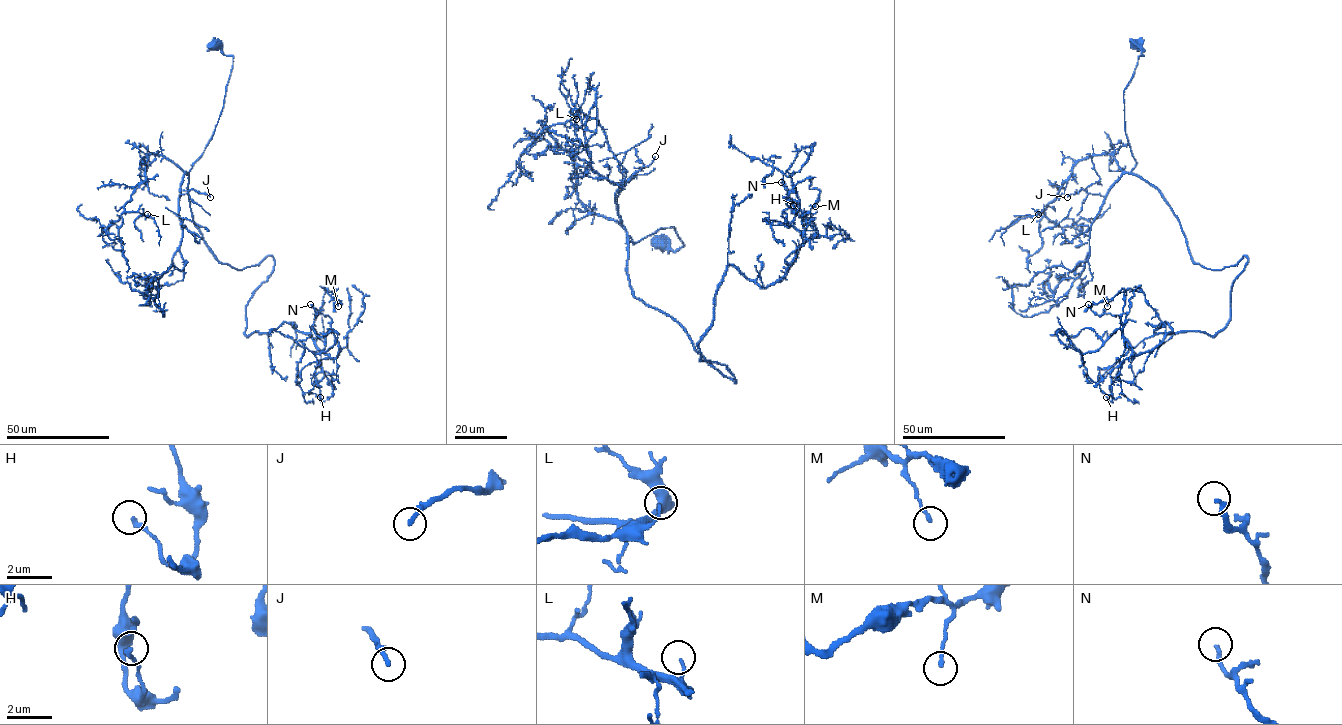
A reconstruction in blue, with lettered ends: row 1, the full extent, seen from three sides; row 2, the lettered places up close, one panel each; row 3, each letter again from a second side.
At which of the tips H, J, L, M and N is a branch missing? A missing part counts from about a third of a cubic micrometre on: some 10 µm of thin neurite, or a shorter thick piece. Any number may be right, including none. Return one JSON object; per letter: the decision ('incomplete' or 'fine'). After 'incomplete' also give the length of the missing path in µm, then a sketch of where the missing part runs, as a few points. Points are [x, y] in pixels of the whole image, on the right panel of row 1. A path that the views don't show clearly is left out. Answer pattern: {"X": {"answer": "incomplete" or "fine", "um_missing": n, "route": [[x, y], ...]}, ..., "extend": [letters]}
{"H": {"answer": "fine"}, "J": {"answer": "incomplete", "um_missing": 20}, "L": {"answer": "fine"}, "M": {"answer": "fine"}, "N": {"answer": "fine"}, "extend": ["J"]}

